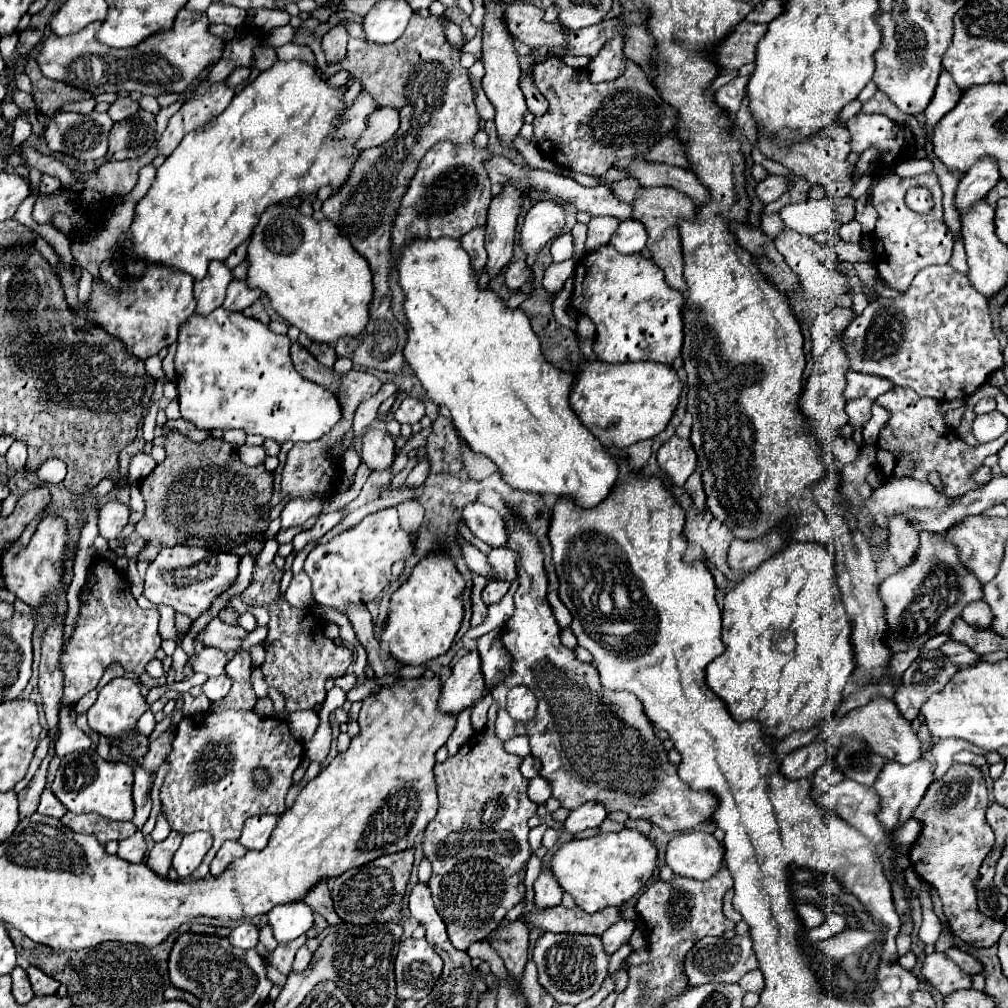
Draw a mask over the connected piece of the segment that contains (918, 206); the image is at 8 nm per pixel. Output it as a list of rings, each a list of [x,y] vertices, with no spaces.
[[[915,186],[915,188],[909,188],[907,190],[907,198],[905,198],[907,206],[915,212],[929,212],[931,210],[931,194],[927,188],[921,188],[921,186]]]

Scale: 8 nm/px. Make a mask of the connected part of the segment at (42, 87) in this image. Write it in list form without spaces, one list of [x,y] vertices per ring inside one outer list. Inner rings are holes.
[[[29,58],[25,62],[25,74],[31,78],[33,100],[35,100],[37,108],[39,108],[39,112],[43,112],[47,116],[53,116],[63,104],[81,102],[81,100],[91,98],[91,94],[87,94],[85,90],[67,86],[65,82],[45,78],[33,58]]]

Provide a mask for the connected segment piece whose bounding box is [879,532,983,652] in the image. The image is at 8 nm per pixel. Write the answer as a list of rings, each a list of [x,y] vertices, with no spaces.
[[[921,532],[921,546],[917,548],[915,560],[885,578],[879,594],[885,602],[885,618],[889,622],[885,642],[893,652],[921,648],[929,638],[949,632],[949,626],[953,626],[953,620],[961,614],[963,606],[983,598],[981,582],[961,566],[957,548],[949,546],[943,534],[935,532]]]

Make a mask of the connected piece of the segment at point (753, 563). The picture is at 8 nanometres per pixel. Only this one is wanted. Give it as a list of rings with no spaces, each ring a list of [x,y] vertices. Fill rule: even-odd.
[[[771,532],[761,542],[759,540],[751,540],[751,542],[733,540],[731,546],[729,546],[729,550],[727,550],[727,564],[733,570],[751,572],[761,562],[765,562],[767,558],[771,558],[781,546],[783,546],[783,540],[781,540],[779,532]]]

